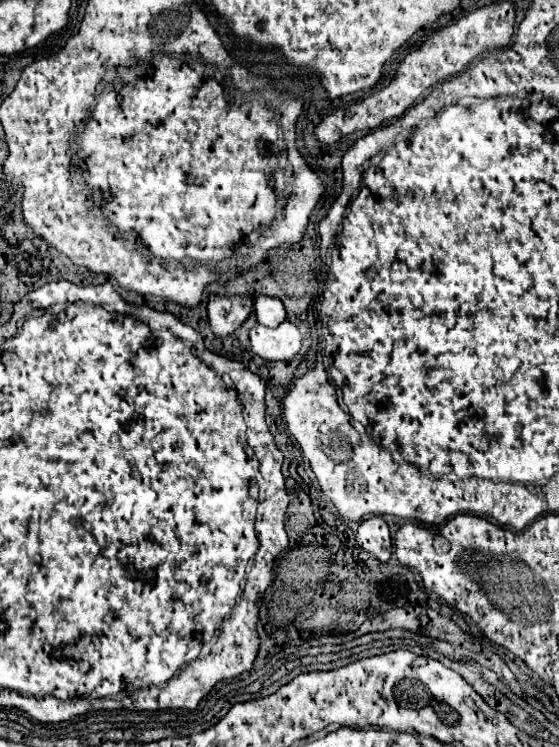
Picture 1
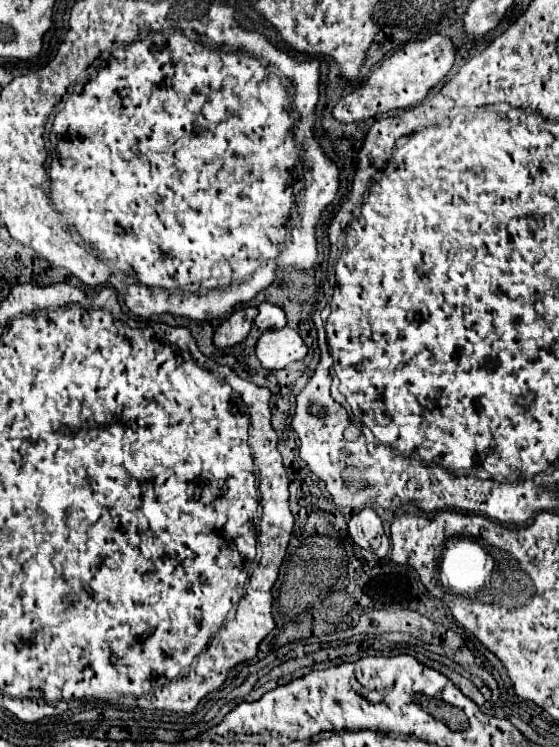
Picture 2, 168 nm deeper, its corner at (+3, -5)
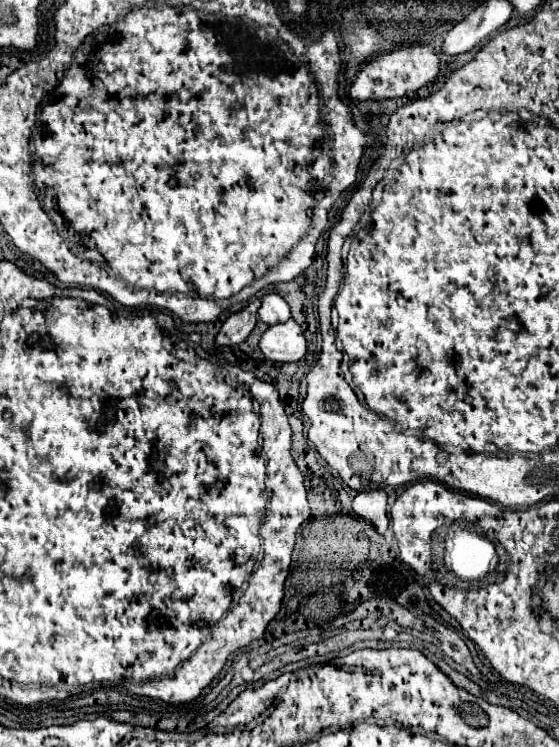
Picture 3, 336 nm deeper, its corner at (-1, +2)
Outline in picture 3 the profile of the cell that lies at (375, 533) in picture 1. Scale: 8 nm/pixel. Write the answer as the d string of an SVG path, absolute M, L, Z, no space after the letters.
M368 490L358 492L352 500L352 510L366 518L374 528L384 534L388 528L388 516L386 516L386 492L384 490Z

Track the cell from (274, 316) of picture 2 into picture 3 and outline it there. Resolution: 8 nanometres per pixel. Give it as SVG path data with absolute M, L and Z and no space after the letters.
M266 294L262 298L262 306L258 310L258 316L268 326L282 324L282 322L290 320L290 306L286 304L286 300L280 294Z

